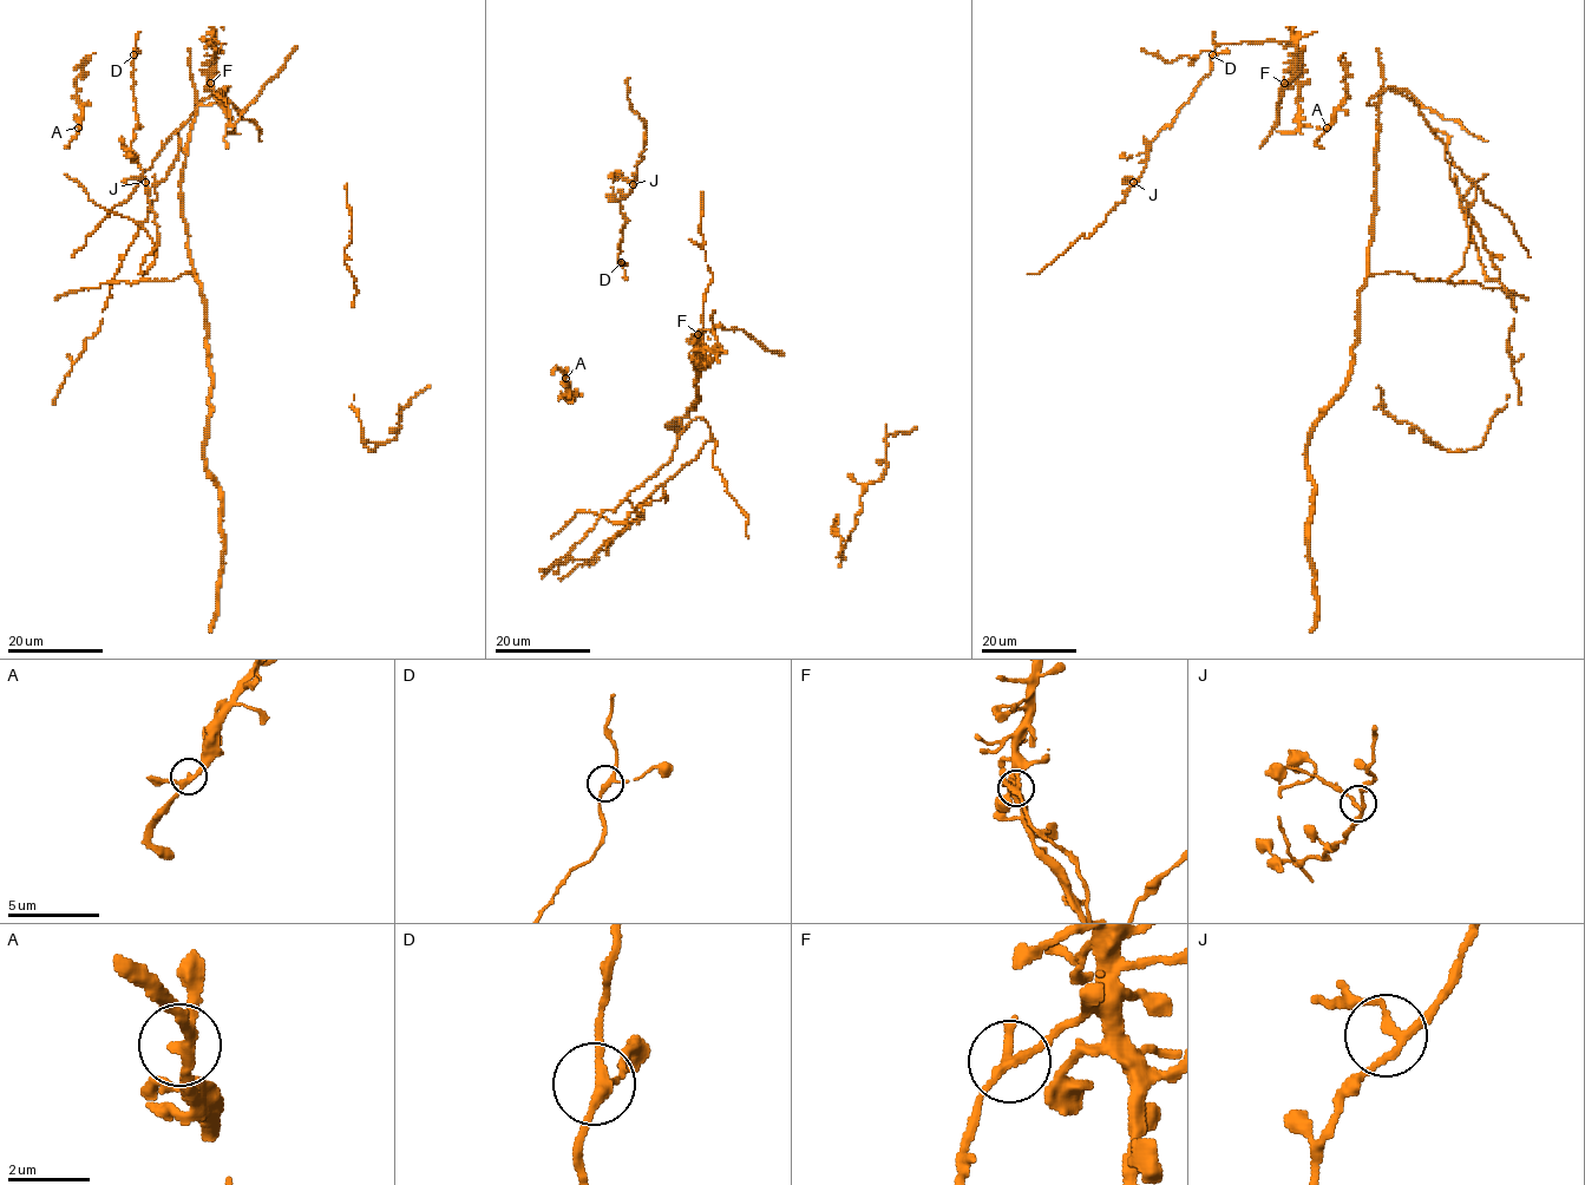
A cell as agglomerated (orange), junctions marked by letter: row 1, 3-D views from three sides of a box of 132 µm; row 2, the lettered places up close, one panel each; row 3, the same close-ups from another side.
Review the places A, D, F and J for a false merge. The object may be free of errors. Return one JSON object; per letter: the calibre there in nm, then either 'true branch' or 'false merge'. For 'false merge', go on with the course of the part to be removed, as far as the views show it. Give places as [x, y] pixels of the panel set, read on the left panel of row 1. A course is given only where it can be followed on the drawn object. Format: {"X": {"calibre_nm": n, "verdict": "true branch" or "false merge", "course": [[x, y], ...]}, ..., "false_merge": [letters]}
{"A": {"calibre_nm": 220, "verdict": "true branch"}, "D": {"calibre_nm": 220, "verdict": "true branch"}, "F": {"calibre_nm": 200, "verdict": "false merge", "course": [[211, 83], [228, 106], [234, 125], [296, 46]]}, "J": {"calibre_nm": 180, "verdict": "true branch"}, "false_merge": ["F"]}

